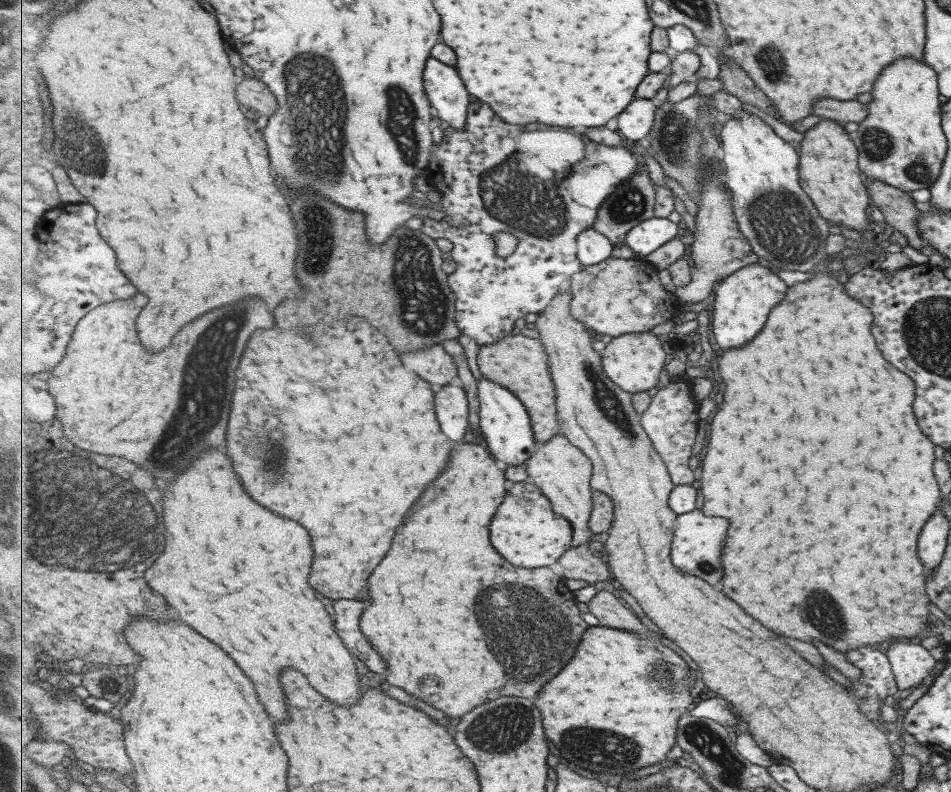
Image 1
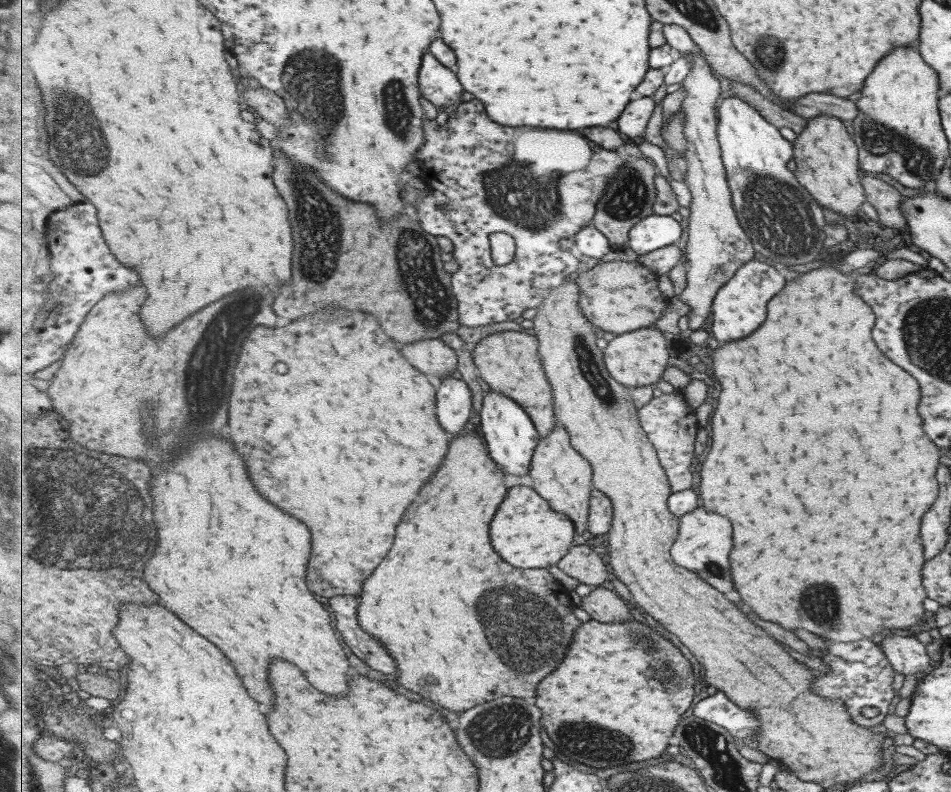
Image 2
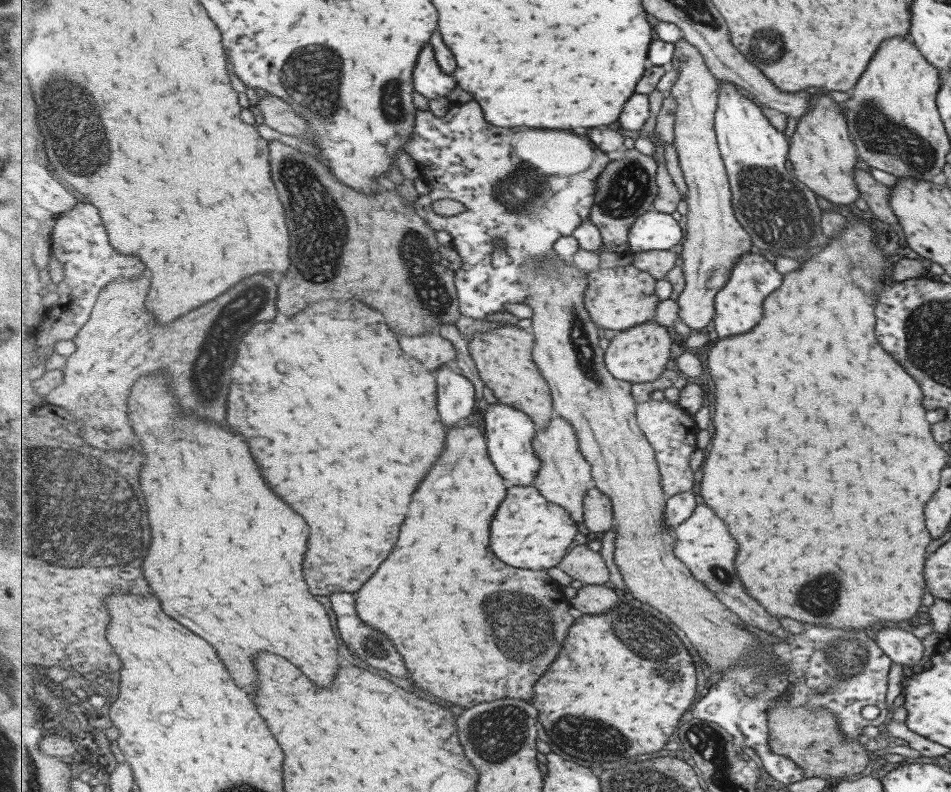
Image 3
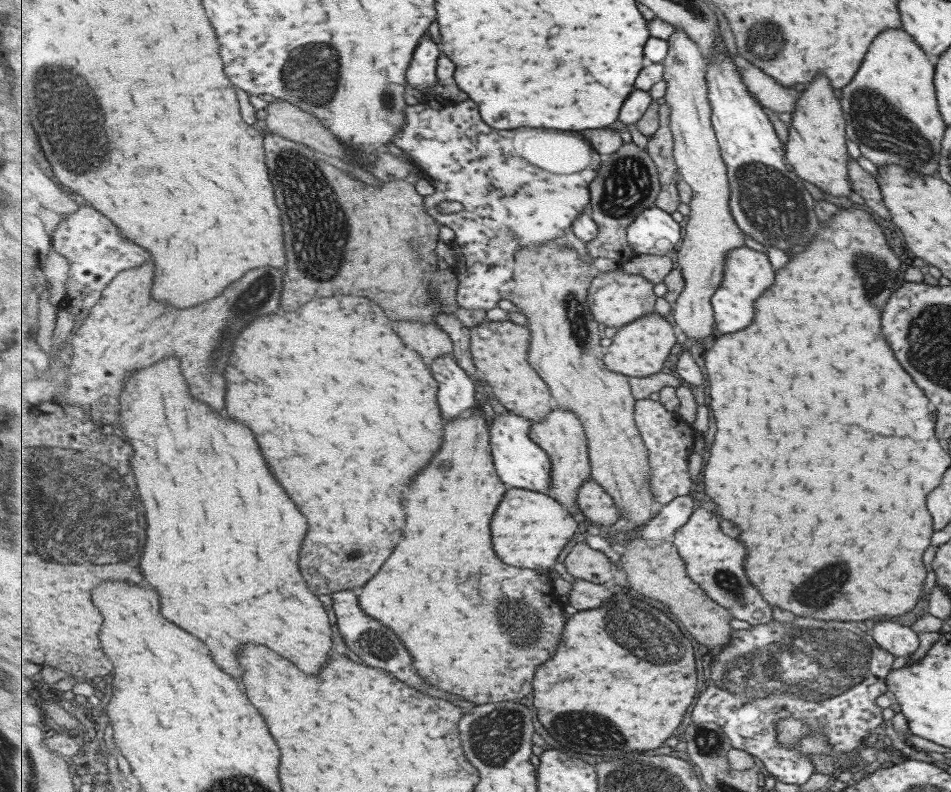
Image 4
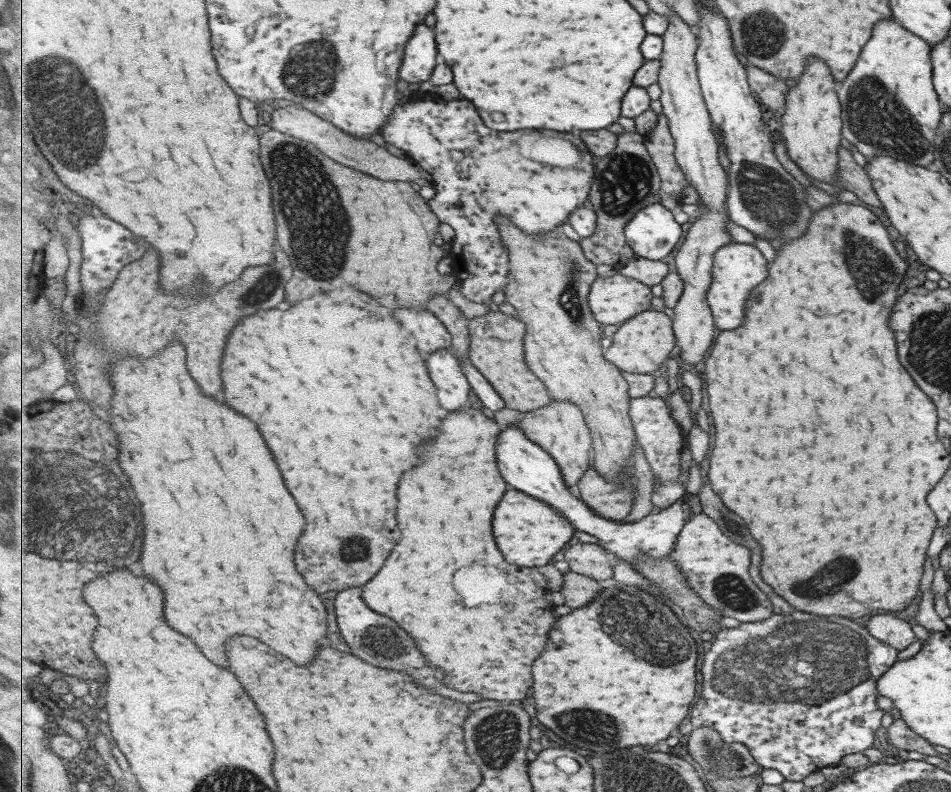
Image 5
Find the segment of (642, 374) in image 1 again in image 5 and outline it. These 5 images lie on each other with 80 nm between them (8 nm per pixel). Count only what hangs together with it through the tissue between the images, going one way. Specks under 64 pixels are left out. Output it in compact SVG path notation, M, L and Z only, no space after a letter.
M652 309L629 319L615 333L614 343L606 351L607 362L615 364L622 371L643 374L655 372L677 346L678 341L671 320L672 316L668 310L659 312Z

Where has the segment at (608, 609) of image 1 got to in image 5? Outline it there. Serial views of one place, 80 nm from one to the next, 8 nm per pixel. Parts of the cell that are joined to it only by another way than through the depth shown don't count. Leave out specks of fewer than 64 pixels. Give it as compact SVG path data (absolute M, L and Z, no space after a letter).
M575 571L566 572L563 578L561 591L564 595L564 604L571 609L578 609L593 602L604 589L594 578Z

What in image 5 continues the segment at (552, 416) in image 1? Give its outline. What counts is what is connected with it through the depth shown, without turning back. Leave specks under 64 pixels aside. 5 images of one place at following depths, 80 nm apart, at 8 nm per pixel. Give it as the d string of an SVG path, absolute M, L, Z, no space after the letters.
M488 311L470 321L470 362L487 377L505 400L507 408L519 410L521 415L539 410L552 402L546 384L533 372L526 360L526 324L500 311Z

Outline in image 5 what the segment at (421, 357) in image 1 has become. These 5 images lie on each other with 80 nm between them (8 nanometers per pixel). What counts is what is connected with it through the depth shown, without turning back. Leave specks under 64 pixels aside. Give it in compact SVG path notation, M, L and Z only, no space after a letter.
M399 308L395 310L395 316L399 316L399 320L403 320L403 326L407 326L411 330L411 334L419 340L419 348L423 352L433 354L437 350L452 349L452 338L449 330L431 311L407 310L407 308Z

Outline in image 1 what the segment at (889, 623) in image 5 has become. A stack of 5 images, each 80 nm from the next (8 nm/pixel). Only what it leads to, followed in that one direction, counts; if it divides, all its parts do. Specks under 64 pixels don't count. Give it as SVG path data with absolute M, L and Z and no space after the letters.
M891 640L885 655L888 658L899 694L907 693L921 684L935 664L926 648L919 644Z

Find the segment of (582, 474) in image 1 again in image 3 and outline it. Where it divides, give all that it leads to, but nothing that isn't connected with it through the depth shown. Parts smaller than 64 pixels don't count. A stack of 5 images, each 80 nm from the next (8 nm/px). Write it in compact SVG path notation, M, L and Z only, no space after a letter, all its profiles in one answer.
M555 415L547 428L538 429L534 438L534 447L542 458L544 466L541 466L540 474L533 486L538 488L547 500L566 508L577 522L585 523L586 492L596 488L596 482L592 473L592 464L580 448L578 432L574 424L565 417Z

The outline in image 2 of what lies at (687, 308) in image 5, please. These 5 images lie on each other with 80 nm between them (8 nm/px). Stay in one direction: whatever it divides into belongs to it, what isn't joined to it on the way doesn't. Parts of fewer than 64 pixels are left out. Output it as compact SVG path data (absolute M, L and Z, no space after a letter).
M680 53L679 55L684 55L687 58L690 58L693 63L693 68L691 69L690 75L681 83L681 87L686 90L686 97L682 104L682 111L686 112L686 134L687 140L687 152L686 152L686 180L685 183L687 184L691 194L692 194L692 201L690 204L690 216L687 218L688 222L688 241L686 242L685 247L685 254L686 258L689 262L689 268L687 272L687 288L679 294L678 299L686 304L689 307L689 312L687 314L687 326L688 329L691 330L698 330L707 322L707 318L709 318L709 314L711 314L711 310L714 310L713 300L718 295L719 290L723 288L734 276L735 273L745 264L749 263L750 260L755 258L755 251L756 248L754 247L754 241L751 240L751 237L747 234L746 229L743 228L743 225L740 223L738 213L734 207L734 201L732 196L732 190L730 189L730 183L727 176L726 165L724 164L724 160L722 157L722 145L719 142L718 138L718 130L717 130L717 107L718 103L721 100L719 96L721 96L721 82L717 80L717 76L711 74L711 67L708 64L707 60L704 59L704 56L701 53Z

